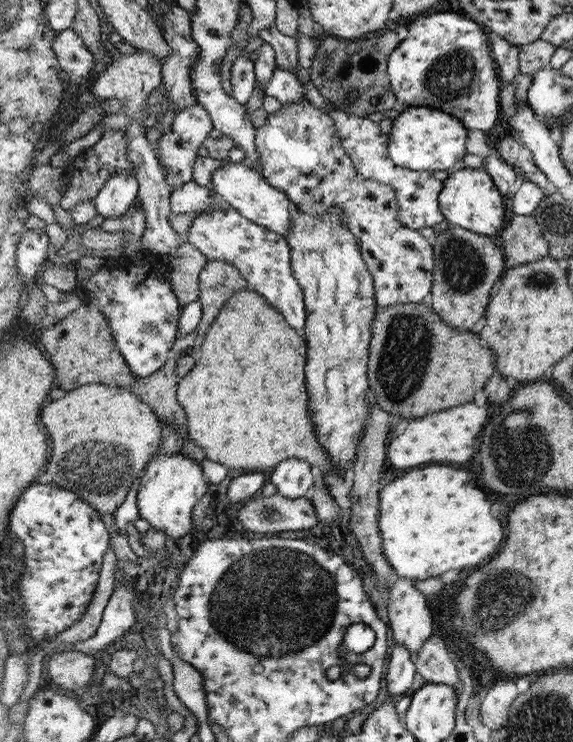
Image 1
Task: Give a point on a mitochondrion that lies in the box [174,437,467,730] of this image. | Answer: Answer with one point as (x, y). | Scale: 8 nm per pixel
(285, 586)

